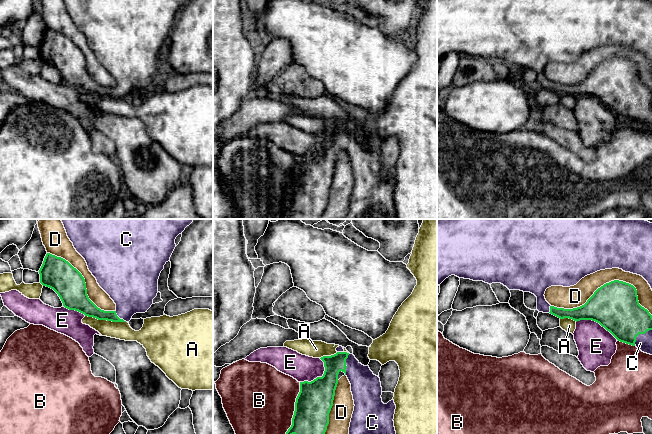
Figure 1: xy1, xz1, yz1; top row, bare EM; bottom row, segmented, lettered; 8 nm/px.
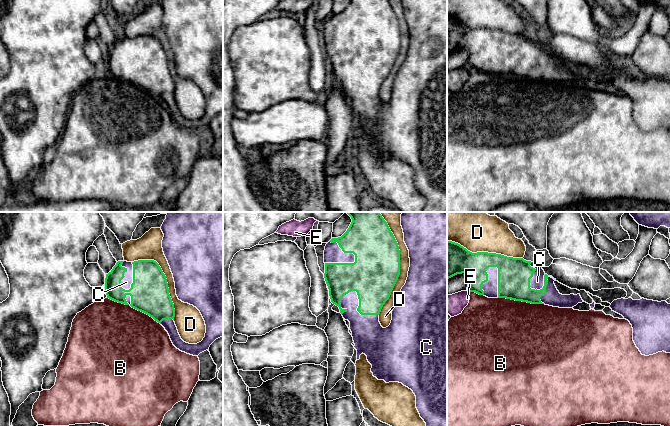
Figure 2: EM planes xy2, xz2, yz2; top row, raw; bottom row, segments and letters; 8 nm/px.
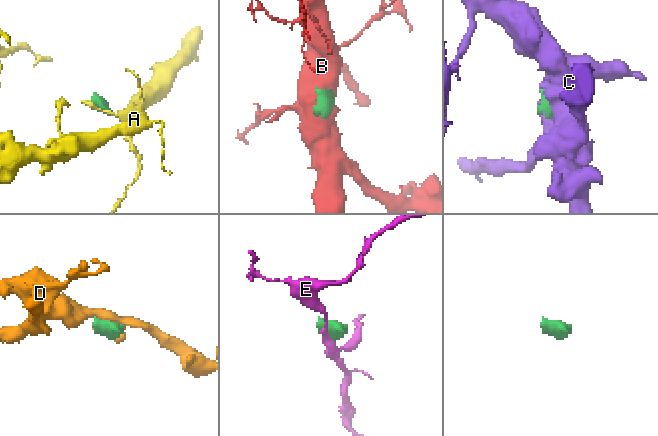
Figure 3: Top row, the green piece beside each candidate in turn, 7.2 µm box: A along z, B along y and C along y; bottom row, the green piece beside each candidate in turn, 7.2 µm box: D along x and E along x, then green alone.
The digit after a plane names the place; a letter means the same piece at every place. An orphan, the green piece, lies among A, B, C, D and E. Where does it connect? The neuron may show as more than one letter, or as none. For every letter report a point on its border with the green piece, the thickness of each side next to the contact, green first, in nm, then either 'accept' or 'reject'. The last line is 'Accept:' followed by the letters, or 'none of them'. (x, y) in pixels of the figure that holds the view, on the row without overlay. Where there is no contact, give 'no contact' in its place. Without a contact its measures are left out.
A: contact xy1 (105, 95); calibres 150 and 140 nm; reject
B: contact xz1 (295, 186); calibres 300 and 480 nm; reject
C: contact yz2 (534, 65); calibres 260 and 110 nm; accept
D: contact yz1 (607, 59); calibres 380 and 160 nm; reject
E: contact yz1 (597, 98); calibres 380 and 300 nm; reject
Accept: C

